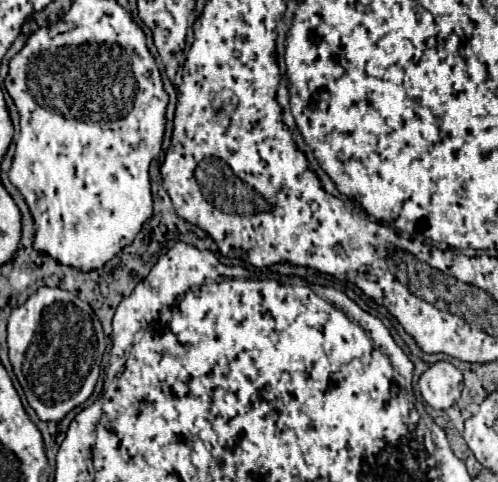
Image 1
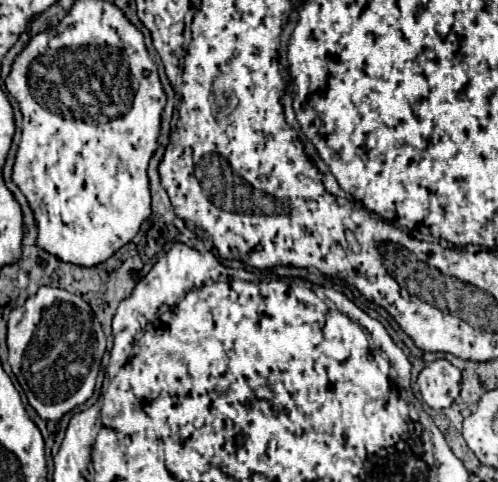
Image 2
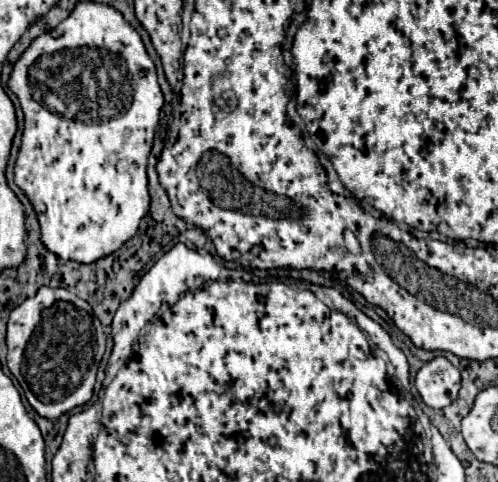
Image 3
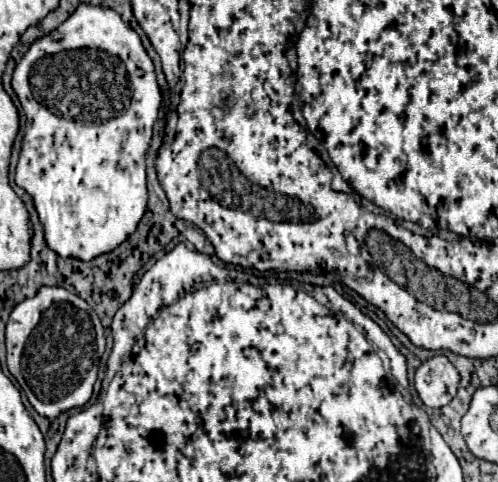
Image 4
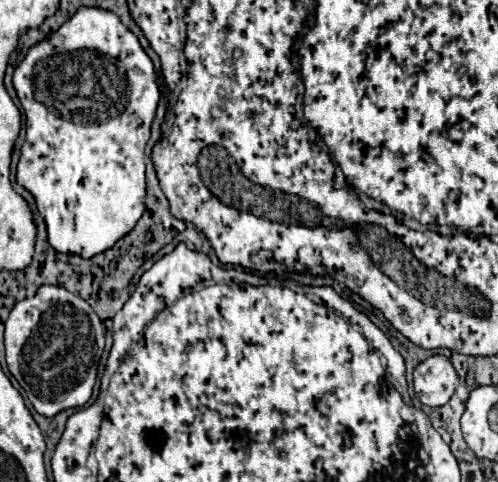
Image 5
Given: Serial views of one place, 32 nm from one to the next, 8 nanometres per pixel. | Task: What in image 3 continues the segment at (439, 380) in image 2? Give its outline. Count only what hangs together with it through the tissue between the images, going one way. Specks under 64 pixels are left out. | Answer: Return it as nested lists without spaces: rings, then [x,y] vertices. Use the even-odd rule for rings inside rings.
[[[444,356],[424,364],[416,374],[416,388],[430,408],[446,408],[458,398],[460,370]]]

